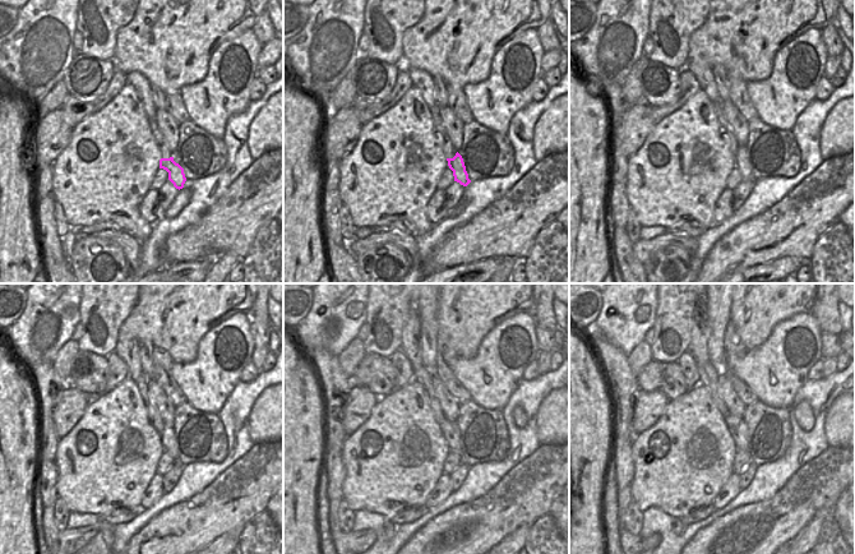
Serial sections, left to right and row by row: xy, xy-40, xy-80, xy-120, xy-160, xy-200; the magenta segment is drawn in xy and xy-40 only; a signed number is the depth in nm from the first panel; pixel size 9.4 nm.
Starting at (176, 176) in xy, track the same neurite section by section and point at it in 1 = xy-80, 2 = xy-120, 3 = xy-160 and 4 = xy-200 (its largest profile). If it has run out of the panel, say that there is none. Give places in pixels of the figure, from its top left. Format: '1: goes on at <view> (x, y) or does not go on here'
1: goes on at xy-80 (742, 158)
2: goes on at xy-120 (167, 437)
3: goes on at xy-160 (451, 430)
4: goes on at xy-200 (736, 426)

